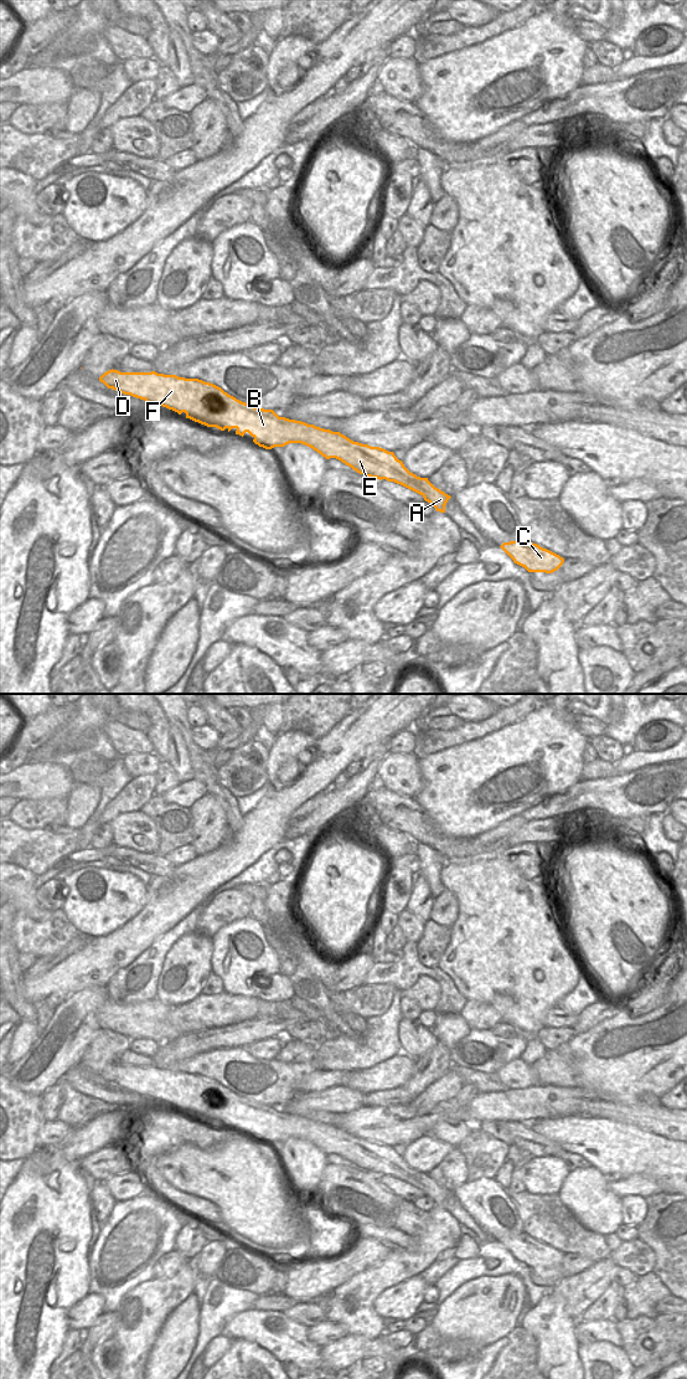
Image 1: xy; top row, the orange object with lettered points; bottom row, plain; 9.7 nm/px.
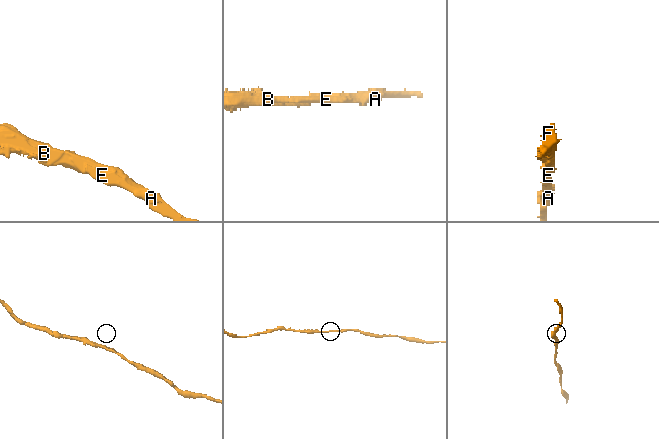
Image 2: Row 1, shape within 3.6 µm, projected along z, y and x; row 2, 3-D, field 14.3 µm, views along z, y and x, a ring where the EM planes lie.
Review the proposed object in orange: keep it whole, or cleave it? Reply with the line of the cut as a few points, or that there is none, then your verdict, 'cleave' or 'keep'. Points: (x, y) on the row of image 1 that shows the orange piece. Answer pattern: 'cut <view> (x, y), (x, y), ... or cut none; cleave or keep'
cut none; keep

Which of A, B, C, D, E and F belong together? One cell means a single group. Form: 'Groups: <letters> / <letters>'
Groups: A B C D E F.

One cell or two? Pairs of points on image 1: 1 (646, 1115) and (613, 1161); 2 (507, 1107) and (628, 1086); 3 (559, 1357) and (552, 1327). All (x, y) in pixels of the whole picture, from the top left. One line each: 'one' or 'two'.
1: two
2: two
3: one

